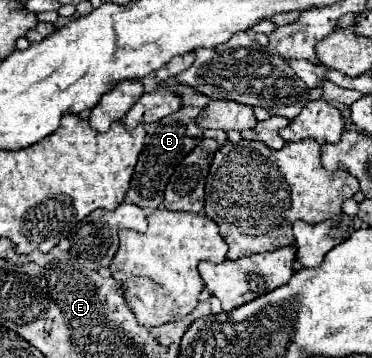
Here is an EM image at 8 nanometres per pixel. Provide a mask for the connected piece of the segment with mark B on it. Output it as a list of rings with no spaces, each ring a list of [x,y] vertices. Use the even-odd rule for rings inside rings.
[[[177,86],[177,94],[183,100],[181,110],[147,126],[145,146],[139,154],[139,162],[135,166],[131,186],[127,190],[127,200],[141,208],[155,210],[161,206],[163,190],[165,190],[165,184],[169,182],[169,176],[173,174],[173,168],[203,140],[203,130],[195,124],[195,116],[209,104],[209,98],[195,92],[193,88],[185,88],[185,86]]]

